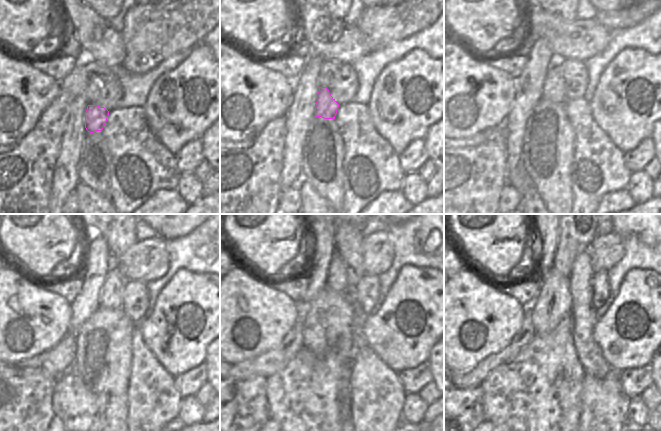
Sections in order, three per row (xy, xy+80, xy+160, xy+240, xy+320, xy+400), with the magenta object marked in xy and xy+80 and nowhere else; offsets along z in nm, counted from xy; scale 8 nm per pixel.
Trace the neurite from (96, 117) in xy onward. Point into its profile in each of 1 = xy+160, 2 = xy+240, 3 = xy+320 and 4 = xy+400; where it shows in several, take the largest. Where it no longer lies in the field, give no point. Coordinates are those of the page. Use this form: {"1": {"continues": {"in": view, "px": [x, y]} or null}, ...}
{"1": {"continues": {"in": "xy+160", "px": [554, 88]}}, "2": {"continues": {"in": "xy+240", "px": [112, 290]}}, "3": {"continues": {"in": "xy+320", "px": [337, 280]}}, "4": {"continues": {"in": "xy+400", "px": [576, 234]}}}

